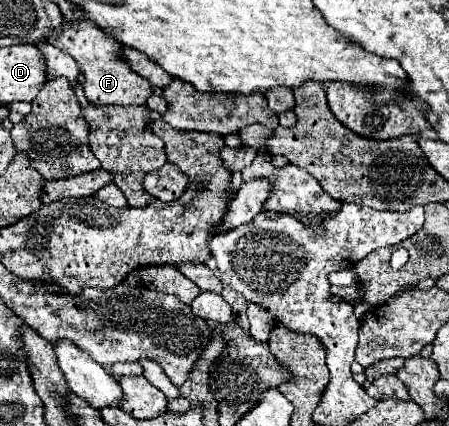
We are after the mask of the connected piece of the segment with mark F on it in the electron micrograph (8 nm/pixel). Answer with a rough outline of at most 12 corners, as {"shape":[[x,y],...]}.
{"shape":[[88,19],[50,43],[72,55],[94,105],[144,105],[152,85]]}

